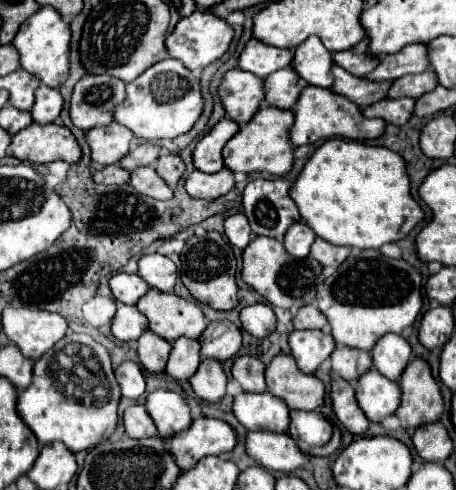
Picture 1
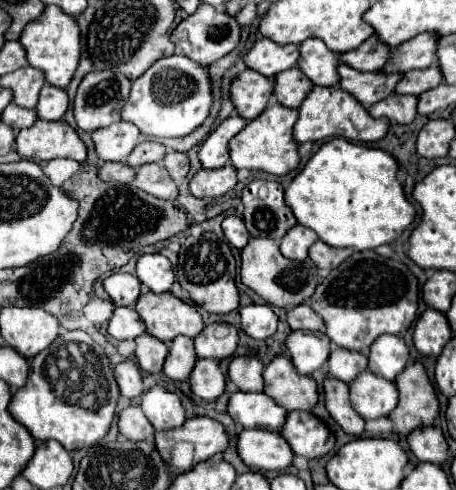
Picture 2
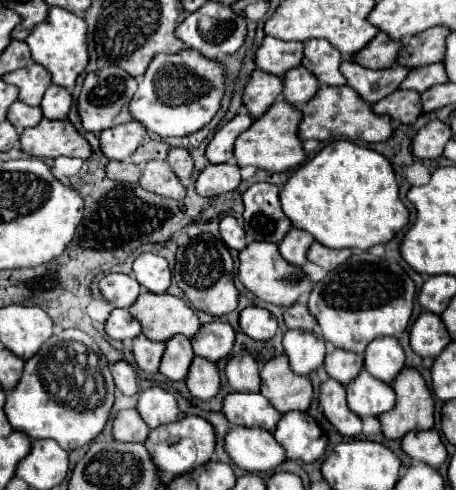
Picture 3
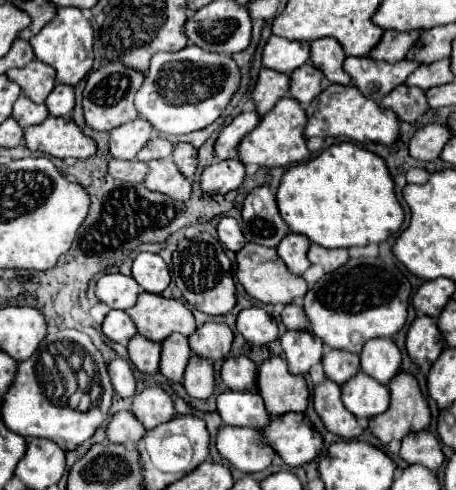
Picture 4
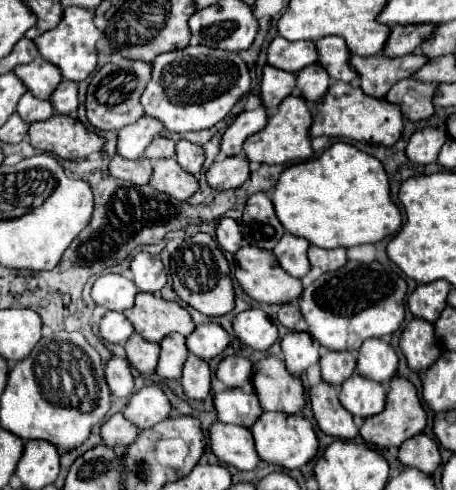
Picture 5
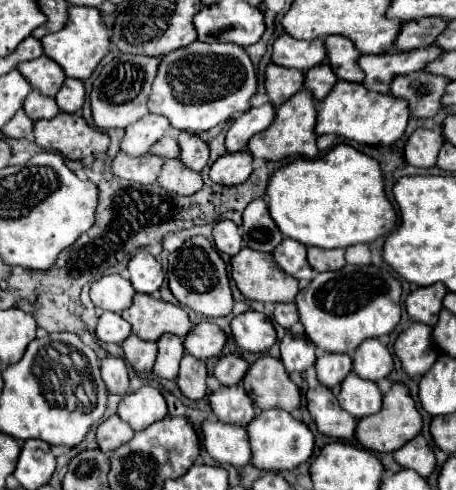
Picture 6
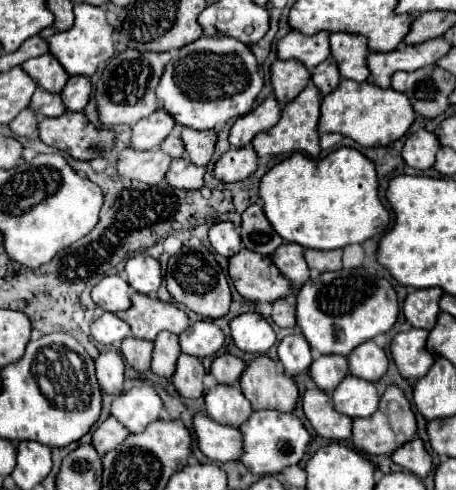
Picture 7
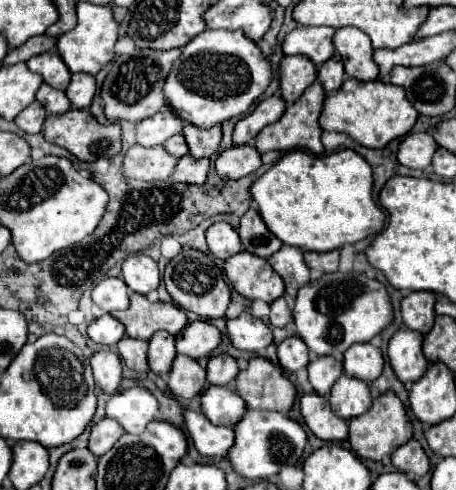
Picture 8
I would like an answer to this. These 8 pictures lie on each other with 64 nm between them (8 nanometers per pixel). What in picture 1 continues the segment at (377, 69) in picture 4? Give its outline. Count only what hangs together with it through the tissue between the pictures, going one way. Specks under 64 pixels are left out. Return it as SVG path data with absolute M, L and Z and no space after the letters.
M332 66L332 74L334 74L334 84L330 86L330 90L334 94L346 96L358 108L366 108L366 106L382 100L386 96L388 88L392 86L392 82L388 82L388 84L368 84L368 80L348 76L348 72L344 72L336 66Z

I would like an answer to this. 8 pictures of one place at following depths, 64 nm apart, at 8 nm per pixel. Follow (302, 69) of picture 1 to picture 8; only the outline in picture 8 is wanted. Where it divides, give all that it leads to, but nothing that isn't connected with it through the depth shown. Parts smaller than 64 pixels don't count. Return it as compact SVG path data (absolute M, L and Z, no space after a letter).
M340 28L336 30L332 44L350 78L360 82L376 80L376 66L372 64L374 48L364 32L358 28Z

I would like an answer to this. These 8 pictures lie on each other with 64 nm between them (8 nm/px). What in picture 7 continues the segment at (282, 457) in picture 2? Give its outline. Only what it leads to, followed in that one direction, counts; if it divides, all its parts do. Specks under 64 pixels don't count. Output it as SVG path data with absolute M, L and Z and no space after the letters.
M206 414L194 416L194 430L200 450L218 462L238 462L244 454L242 432L232 426L224 426L208 418Z

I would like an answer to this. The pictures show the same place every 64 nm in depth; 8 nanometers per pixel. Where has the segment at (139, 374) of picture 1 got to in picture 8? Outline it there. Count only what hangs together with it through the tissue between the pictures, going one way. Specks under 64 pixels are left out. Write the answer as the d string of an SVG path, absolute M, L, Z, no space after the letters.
M112 350L96 352L90 358L90 364L92 364L96 384L106 394L114 394L120 388L120 382L122 382L122 360L120 360L120 356Z

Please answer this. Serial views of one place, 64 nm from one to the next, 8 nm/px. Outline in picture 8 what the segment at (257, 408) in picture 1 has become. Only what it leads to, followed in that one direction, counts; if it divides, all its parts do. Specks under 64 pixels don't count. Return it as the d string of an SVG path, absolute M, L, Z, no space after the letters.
M234 384L210 386L202 392L202 412L212 424L234 426L246 412L246 402L236 394Z

